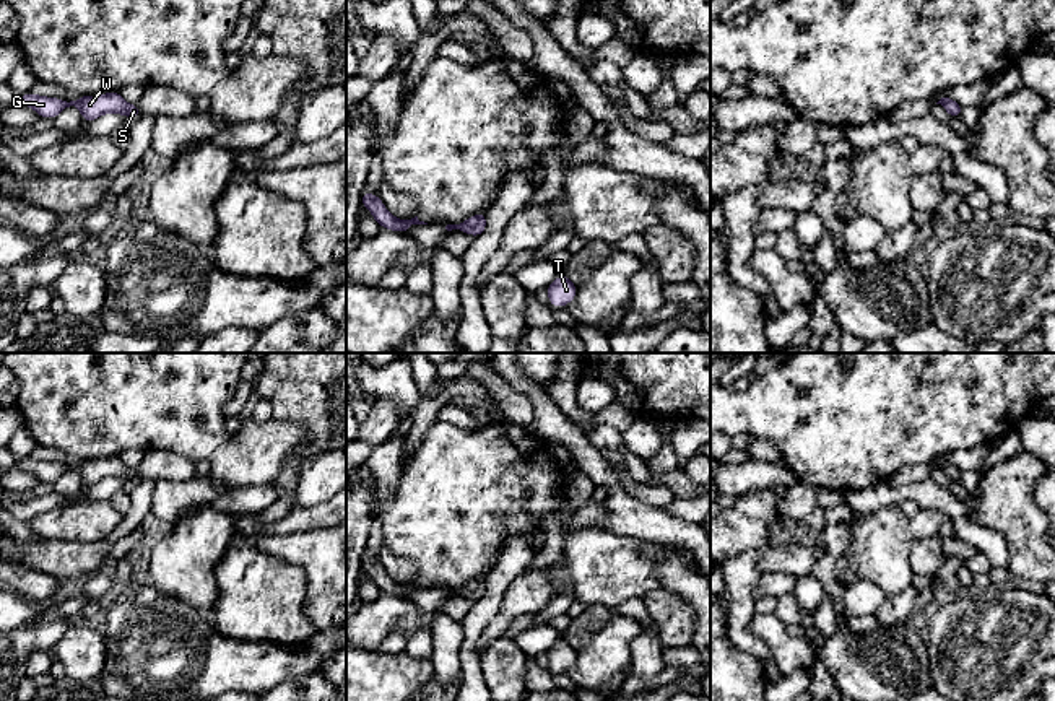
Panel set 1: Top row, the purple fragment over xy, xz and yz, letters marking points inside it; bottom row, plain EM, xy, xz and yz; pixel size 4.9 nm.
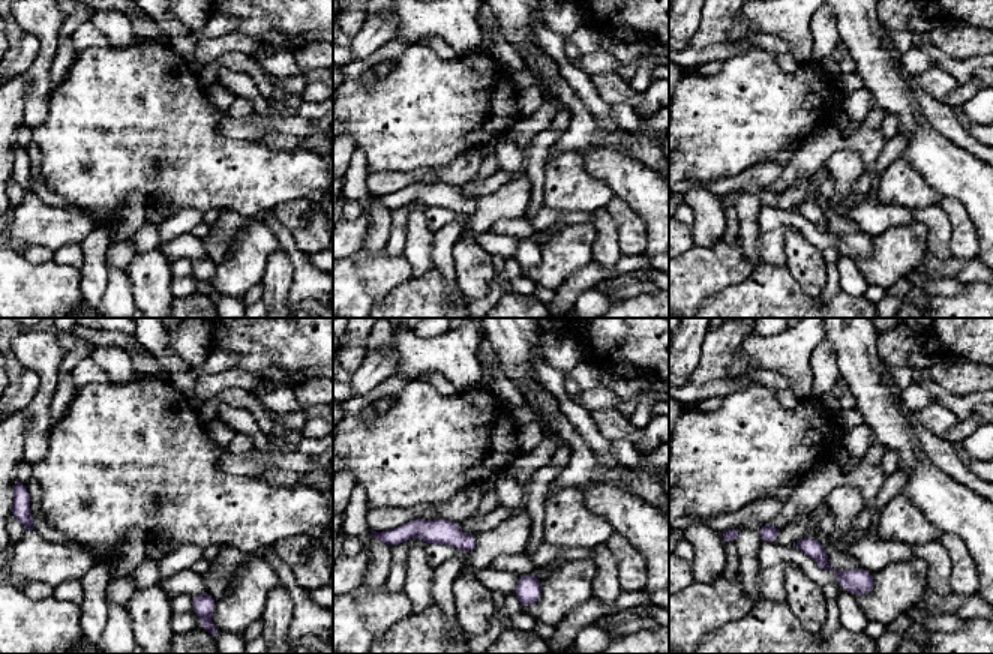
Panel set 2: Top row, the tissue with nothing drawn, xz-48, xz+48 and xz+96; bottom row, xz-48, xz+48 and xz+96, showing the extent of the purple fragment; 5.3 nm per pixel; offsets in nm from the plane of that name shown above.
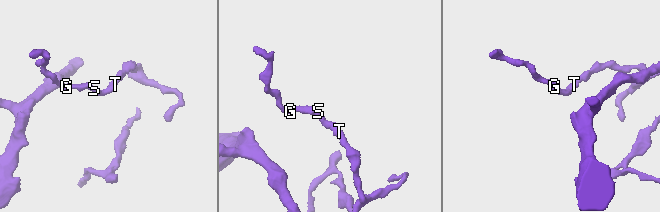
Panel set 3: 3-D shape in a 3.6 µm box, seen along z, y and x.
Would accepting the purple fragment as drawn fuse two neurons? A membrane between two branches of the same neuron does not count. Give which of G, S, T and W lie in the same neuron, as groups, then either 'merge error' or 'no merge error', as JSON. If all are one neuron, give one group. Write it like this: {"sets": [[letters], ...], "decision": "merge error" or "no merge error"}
{"sets": [["G", "S", "T", "W"]], "decision": "no merge error"}

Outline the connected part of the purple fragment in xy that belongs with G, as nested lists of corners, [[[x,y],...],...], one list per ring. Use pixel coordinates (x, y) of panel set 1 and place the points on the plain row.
[[[119,455],[99,460],[81,460],[70,467],[59,462],[46,462],[28,457],[16,460],[16,467],[33,472],[39,481],[50,483],[57,481],[65,472],[76,470],[83,480],[83,485],[88,488],[102,478],[124,478],[125,481],[137,483],[141,480],[138,470],[125,467]]]

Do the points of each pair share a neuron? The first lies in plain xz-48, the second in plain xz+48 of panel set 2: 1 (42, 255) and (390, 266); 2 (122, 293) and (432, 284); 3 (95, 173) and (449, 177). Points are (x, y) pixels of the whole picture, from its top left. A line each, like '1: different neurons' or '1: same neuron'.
1: different neurons
2: different neurons
3: different neurons

